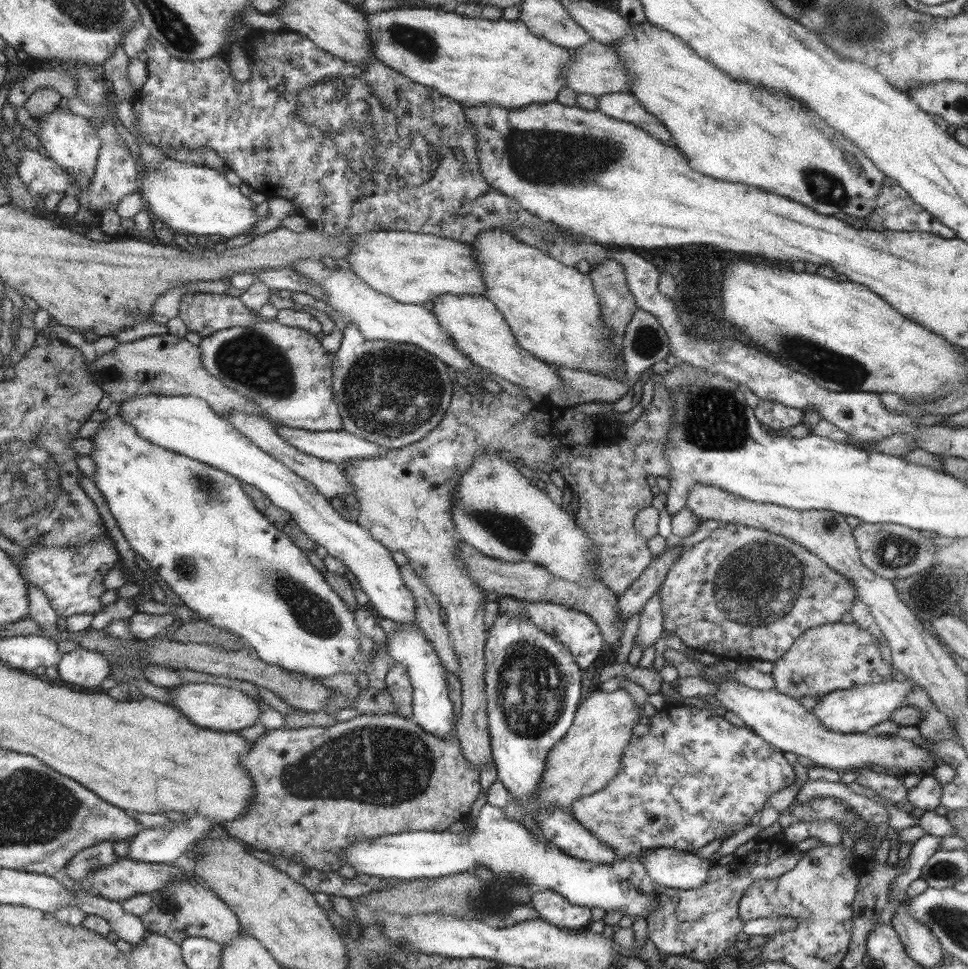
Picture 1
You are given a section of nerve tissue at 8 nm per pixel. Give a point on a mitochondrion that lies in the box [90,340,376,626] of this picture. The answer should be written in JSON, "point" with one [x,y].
{"point":[185,567]}

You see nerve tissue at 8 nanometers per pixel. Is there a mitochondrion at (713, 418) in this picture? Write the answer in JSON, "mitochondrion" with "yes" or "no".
{"mitochondrion":"yes"}

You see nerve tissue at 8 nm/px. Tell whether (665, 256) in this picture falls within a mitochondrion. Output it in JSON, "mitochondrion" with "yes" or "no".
{"mitochondrion":"no"}

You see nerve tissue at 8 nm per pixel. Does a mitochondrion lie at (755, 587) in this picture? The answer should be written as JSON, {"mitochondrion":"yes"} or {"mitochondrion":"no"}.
{"mitochondrion":"yes"}

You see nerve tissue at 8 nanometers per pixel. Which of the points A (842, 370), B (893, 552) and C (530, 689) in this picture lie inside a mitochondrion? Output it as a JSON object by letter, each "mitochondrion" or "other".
{"A":"mitochondrion","B":"mitochondrion","C":"mitochondrion"}

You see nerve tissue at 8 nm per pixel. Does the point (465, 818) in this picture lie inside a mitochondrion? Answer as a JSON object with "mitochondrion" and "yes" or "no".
{"mitochondrion":"no"}

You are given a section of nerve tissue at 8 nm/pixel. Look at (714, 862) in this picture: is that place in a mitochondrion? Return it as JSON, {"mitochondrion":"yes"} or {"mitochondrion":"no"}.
{"mitochondrion":"no"}

